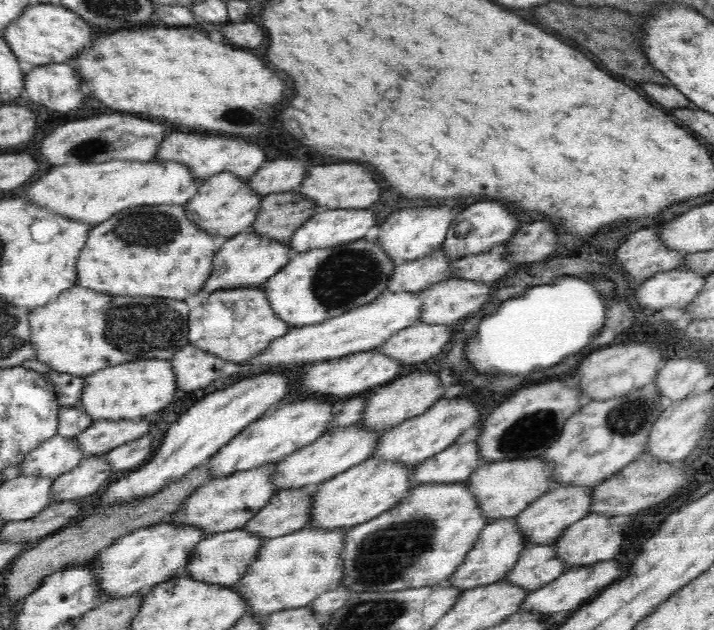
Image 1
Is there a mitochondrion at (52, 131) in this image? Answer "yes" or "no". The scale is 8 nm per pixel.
no

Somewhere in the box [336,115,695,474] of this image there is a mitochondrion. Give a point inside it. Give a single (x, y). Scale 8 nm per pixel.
(529, 437)

